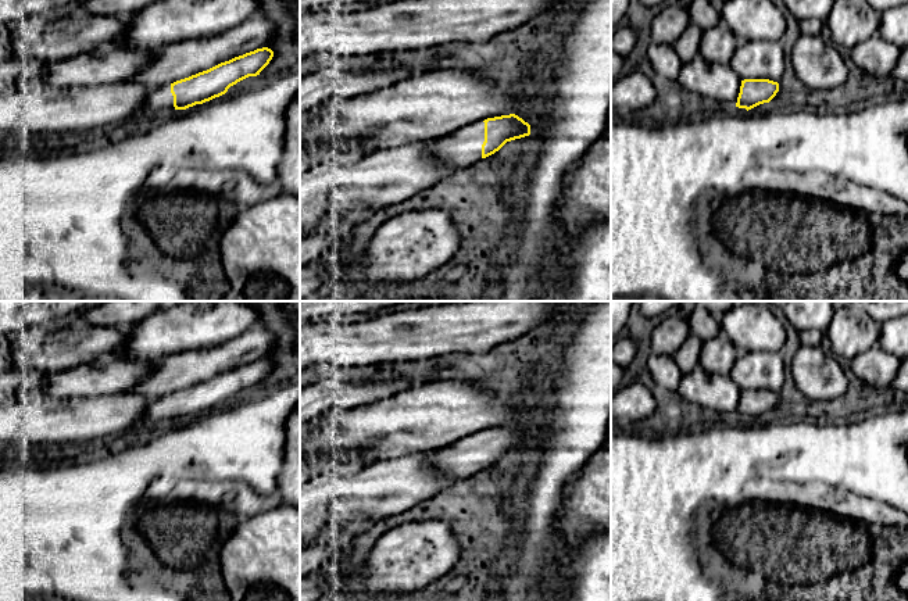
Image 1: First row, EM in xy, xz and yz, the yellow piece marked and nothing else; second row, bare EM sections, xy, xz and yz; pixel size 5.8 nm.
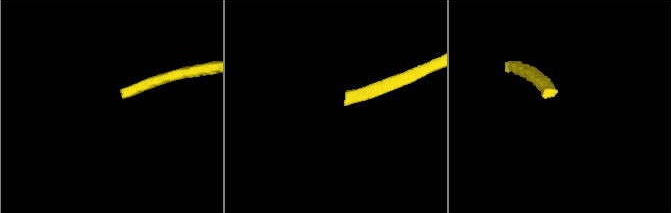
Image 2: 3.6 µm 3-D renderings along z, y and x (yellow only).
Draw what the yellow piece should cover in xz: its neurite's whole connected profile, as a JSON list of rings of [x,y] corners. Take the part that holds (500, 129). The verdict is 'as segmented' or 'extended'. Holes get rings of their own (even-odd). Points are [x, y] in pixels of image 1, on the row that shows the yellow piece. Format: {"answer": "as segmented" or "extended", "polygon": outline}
{"answer": "extended", "polygon": [[[515,114],[487,118],[433,140],[432,153],[454,168],[464,168],[498,151],[507,142],[530,135],[530,125]]]}

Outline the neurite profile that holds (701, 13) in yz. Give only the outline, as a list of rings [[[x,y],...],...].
[[[691,0],[687,7],[690,22],[698,25],[703,31],[715,26],[721,19],[721,12],[708,0]]]

